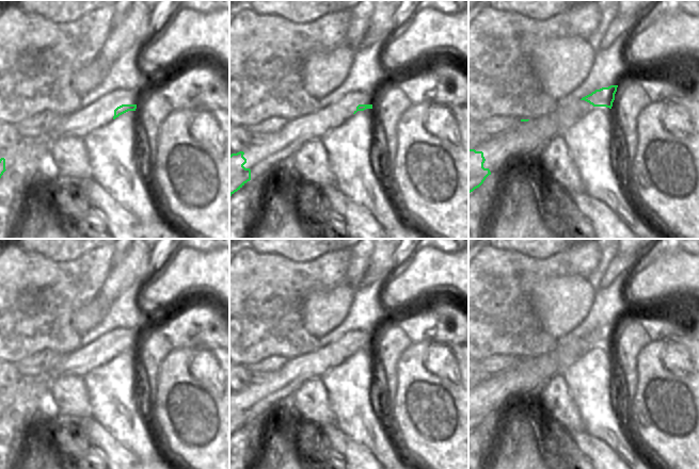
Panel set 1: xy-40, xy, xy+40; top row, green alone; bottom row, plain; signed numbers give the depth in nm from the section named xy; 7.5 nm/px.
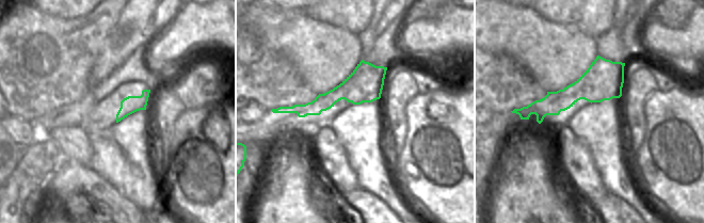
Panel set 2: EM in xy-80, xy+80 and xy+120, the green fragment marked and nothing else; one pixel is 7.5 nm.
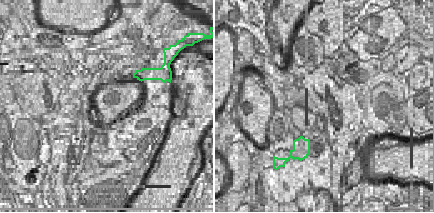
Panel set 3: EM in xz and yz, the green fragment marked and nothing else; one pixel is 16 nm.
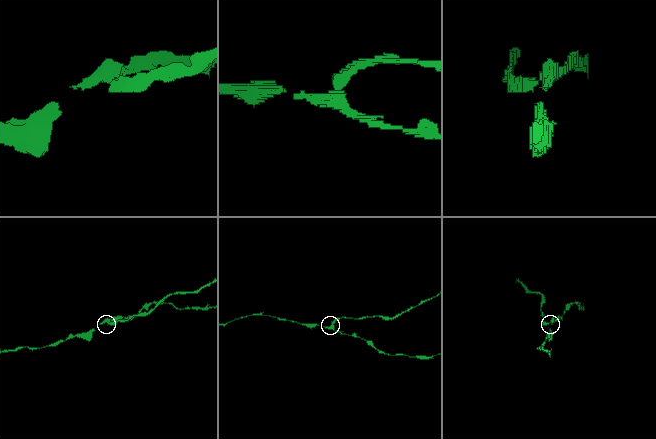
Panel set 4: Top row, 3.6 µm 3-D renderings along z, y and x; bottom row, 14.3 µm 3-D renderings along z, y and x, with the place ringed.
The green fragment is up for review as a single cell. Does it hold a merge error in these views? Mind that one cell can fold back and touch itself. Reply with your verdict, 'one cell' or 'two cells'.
two cells

